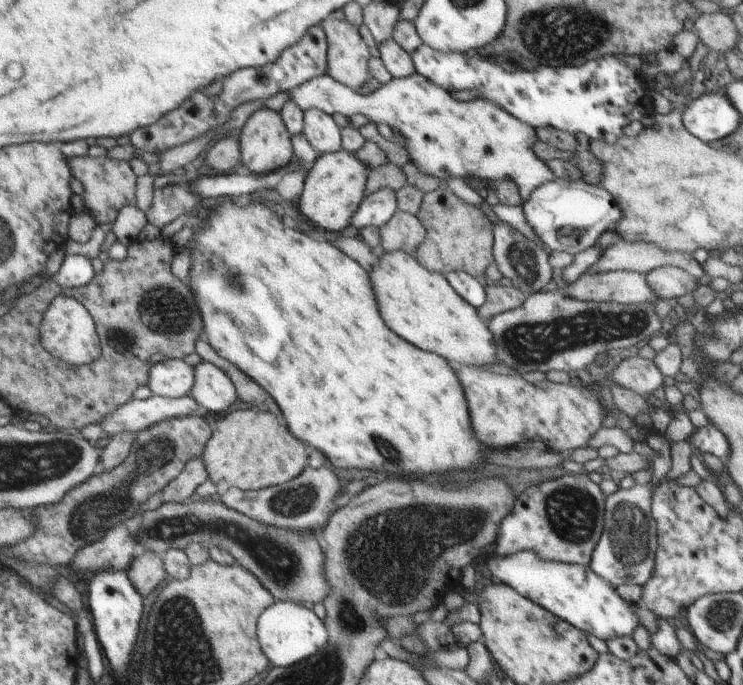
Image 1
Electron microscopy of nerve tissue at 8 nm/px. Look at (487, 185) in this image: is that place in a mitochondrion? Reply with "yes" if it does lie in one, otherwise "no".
no

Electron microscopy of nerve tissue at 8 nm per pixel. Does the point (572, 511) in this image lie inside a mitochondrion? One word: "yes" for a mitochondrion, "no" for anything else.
yes

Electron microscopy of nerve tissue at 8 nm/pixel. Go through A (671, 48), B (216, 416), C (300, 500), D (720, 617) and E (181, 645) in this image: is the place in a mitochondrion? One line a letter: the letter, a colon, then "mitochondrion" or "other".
A: other
B: other
C: mitochondrion
D: mitochondrion
E: mitochondrion

